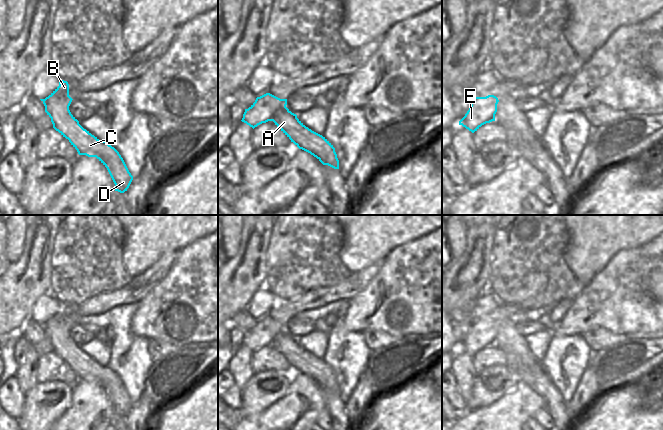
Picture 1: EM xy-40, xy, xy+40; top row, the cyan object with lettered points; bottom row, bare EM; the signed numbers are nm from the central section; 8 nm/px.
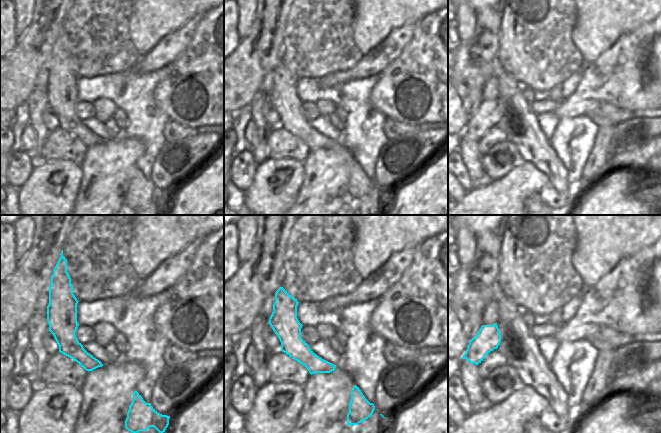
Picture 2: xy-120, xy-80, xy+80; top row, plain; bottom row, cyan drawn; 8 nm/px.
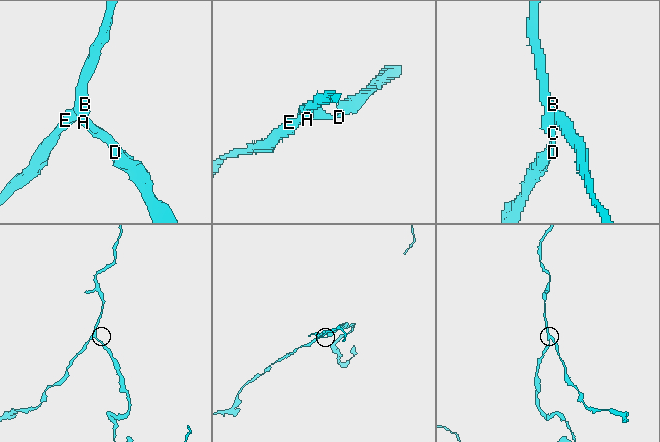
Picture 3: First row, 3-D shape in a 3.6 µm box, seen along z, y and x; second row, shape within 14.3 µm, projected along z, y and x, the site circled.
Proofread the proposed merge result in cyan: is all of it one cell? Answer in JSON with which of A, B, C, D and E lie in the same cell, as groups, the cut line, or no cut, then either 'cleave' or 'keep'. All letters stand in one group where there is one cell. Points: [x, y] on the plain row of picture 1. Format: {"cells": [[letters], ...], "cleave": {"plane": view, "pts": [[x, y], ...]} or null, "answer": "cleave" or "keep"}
{"cells": [["A", "B", "C", "D"], ["E"]], "cleave": {"plane": "xy", "pts": [[285, 329], [275, 338], [272, 344]]}, "answer": "cleave"}

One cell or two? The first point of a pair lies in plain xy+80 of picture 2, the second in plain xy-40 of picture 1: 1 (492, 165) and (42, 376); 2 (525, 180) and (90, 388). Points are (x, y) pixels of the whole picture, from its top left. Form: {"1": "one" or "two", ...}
{"1": "two", "2": "one"}

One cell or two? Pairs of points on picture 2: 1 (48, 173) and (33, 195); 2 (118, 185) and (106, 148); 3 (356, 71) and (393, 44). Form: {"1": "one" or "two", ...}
{"1": "one", "2": "one", "3": "one"}

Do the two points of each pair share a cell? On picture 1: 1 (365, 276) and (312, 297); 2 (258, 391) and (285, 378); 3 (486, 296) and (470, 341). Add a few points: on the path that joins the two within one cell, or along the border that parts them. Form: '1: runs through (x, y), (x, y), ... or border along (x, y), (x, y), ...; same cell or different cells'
1: runs through (352, 286), (344, 292), (325, 295); same cell
2: runs through (266, 391), (274, 393), (282, 386); same cell
3: border along (497, 307), (491, 312), (489, 318), (473, 321); different cells

